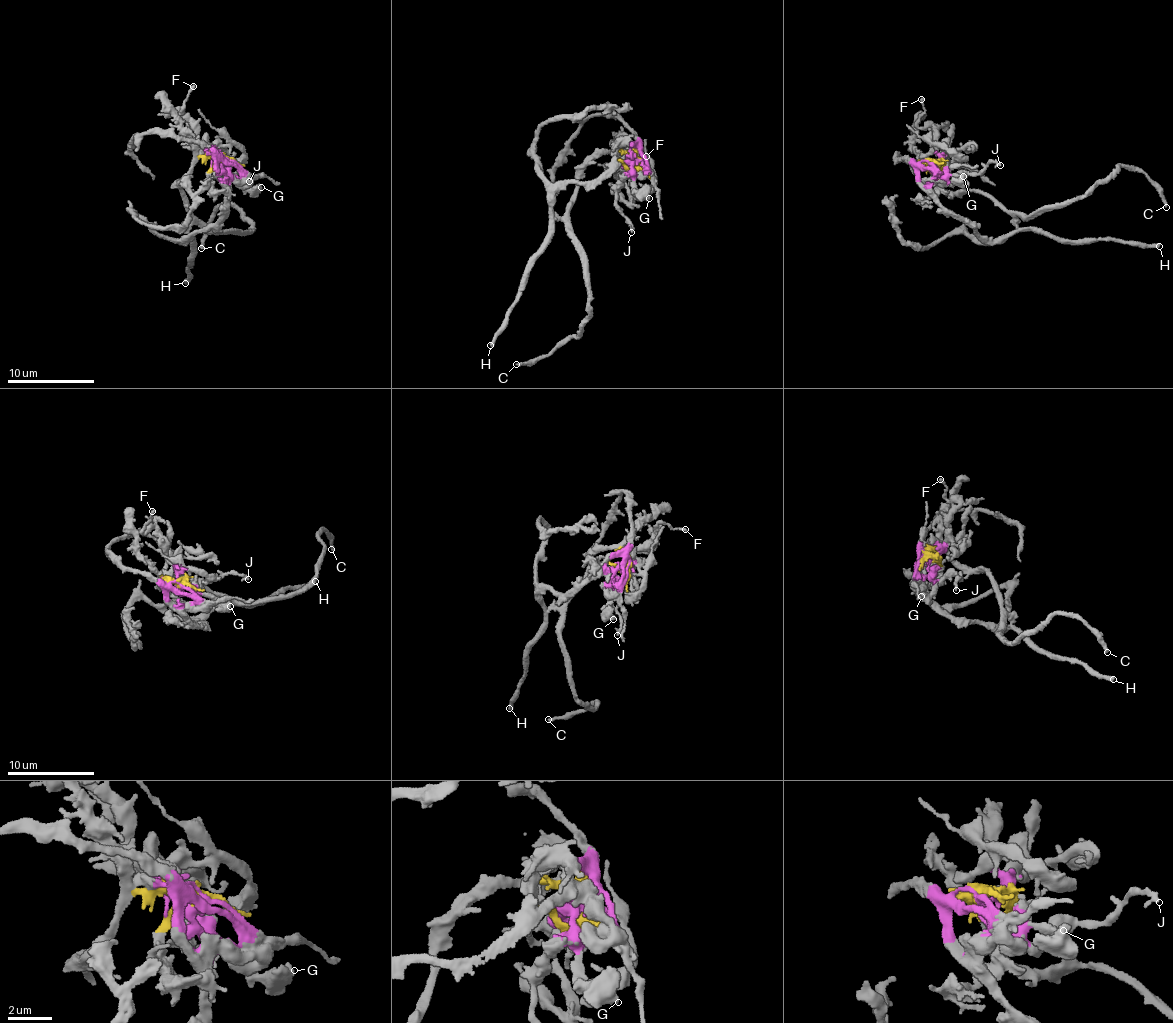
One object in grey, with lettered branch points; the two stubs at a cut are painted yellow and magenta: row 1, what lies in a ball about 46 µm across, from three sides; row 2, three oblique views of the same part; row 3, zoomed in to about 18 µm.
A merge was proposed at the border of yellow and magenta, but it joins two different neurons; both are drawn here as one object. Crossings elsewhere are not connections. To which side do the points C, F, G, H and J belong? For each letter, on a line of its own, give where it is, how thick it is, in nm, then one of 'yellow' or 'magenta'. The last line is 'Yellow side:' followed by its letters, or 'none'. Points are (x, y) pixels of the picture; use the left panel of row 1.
C: at (201, 248); 280 nm thick; yellow
F: at (193, 86); 200 nm thick; magenta
G: at (261, 187); 600 nm thick; magenta
H: at (185, 283); 320 nm thick; magenta
J: at (249, 181); 240 nm thick; magenta
Yellow side: C

